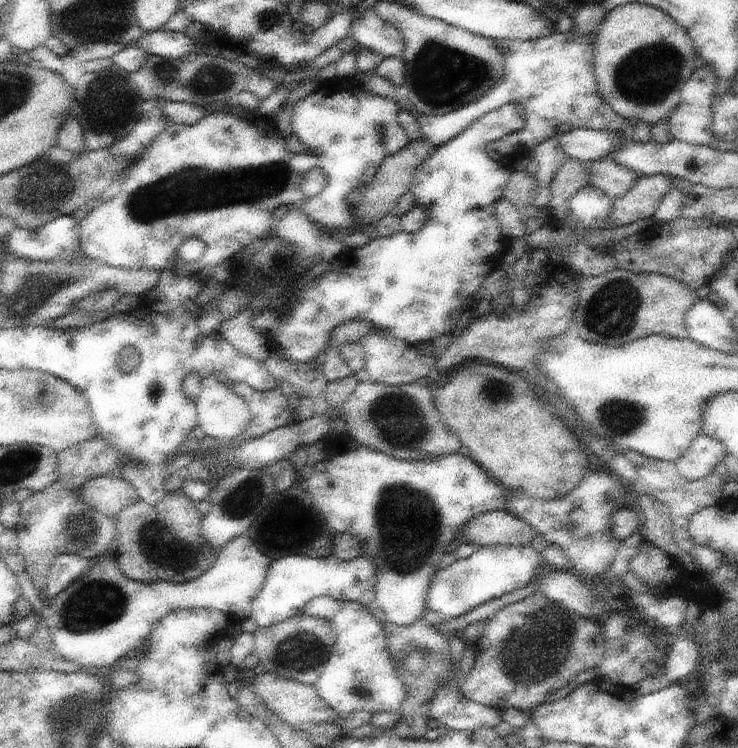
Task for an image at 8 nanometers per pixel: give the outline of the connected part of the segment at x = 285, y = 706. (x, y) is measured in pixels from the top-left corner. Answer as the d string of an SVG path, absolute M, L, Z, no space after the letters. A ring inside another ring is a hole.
M259 670L254 681L256 694L266 702L275 715L293 726L296 730L307 731L322 722L334 722L340 716L327 702L322 700L315 685L307 685L298 680L290 680L272 672Z

